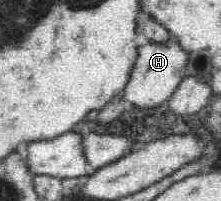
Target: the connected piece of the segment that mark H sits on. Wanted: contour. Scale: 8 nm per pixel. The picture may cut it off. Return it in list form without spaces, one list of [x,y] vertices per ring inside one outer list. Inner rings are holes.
[[[167,37],[163,41],[149,40],[139,45],[135,51],[135,61],[129,70],[129,77],[124,87],[124,98],[129,105],[139,107],[159,106],[175,94],[181,81],[186,77],[190,55],[181,42],[175,37]]]

